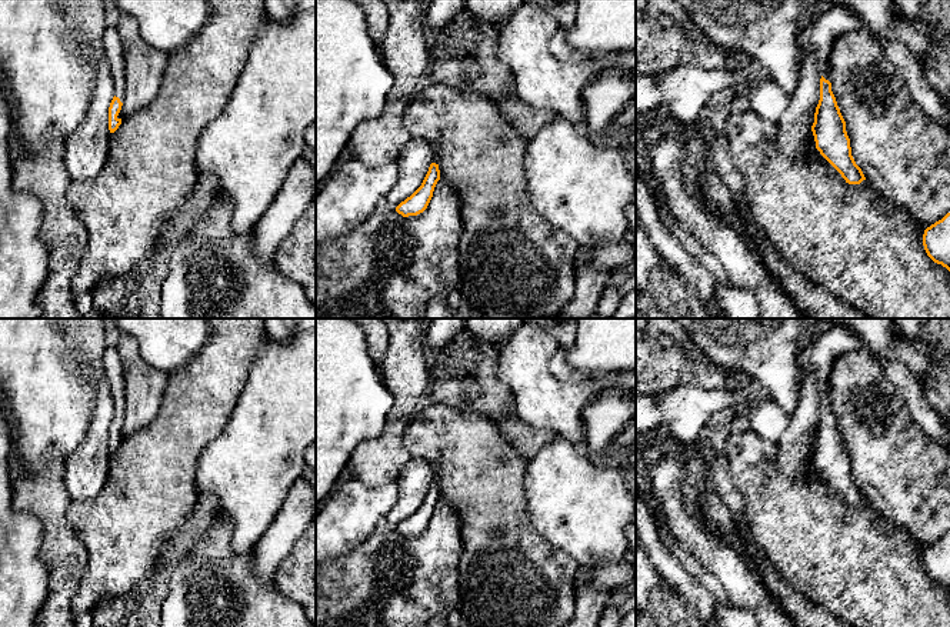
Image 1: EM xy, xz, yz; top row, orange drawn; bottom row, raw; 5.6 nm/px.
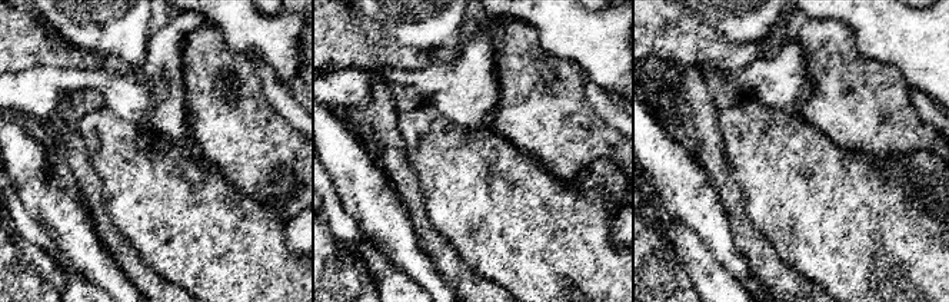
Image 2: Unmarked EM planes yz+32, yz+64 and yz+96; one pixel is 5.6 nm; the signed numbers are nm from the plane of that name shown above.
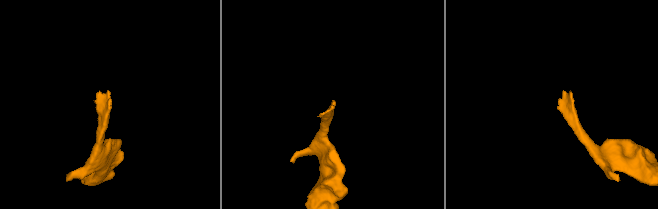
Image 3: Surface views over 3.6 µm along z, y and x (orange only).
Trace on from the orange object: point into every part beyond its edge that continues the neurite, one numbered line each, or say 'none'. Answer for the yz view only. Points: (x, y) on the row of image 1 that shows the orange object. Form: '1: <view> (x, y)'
1: yz (820, 37)

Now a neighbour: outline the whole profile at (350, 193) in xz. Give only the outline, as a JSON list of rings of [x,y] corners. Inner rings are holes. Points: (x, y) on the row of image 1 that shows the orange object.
[[[350,159],[324,180],[316,194],[316,246],[349,234],[359,223],[376,213],[376,206],[396,184],[399,167],[396,163],[369,167],[357,159]]]

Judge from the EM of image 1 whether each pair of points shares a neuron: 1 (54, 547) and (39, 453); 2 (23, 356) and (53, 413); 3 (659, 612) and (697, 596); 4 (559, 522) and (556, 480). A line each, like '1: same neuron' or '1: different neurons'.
1: different neurons
2: same neuron
3: different neurons
4: same neuron

